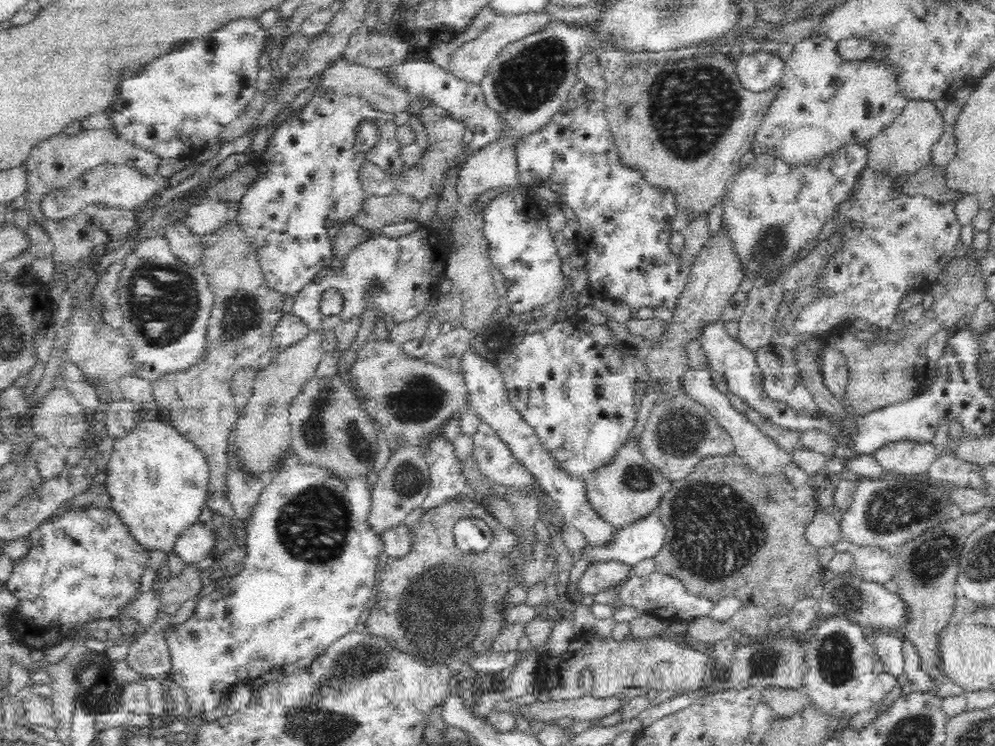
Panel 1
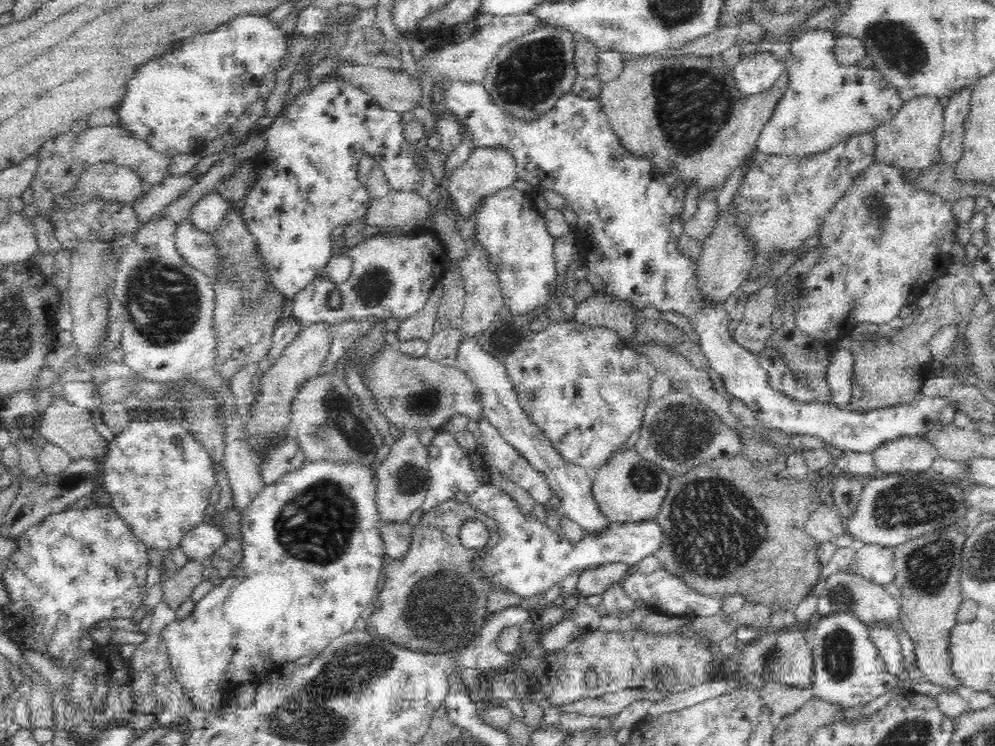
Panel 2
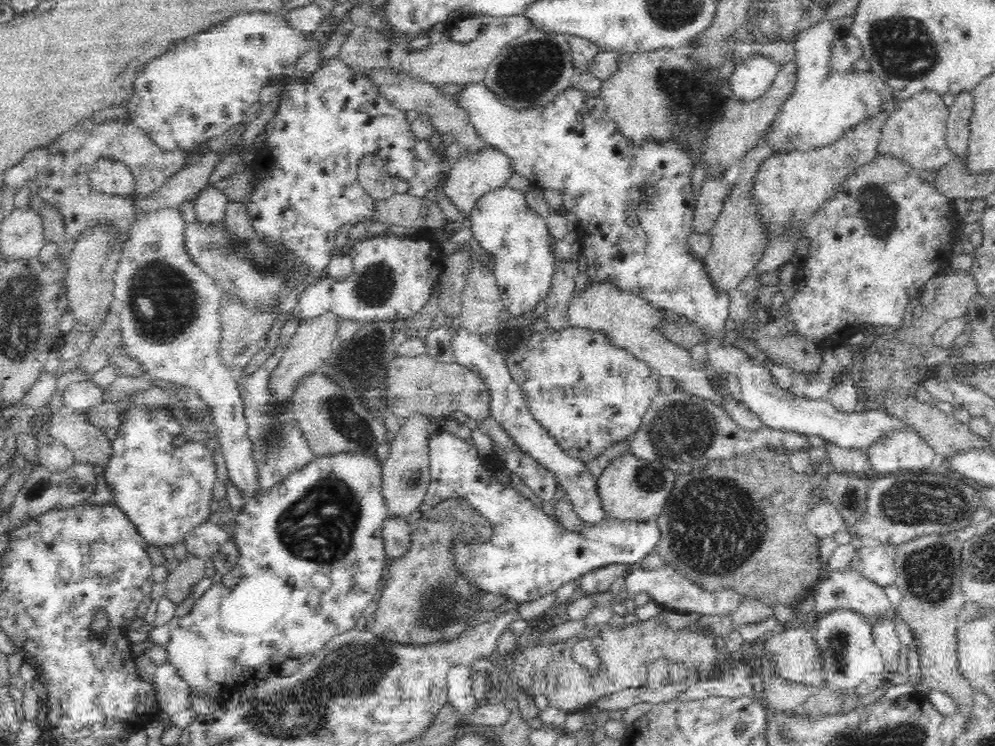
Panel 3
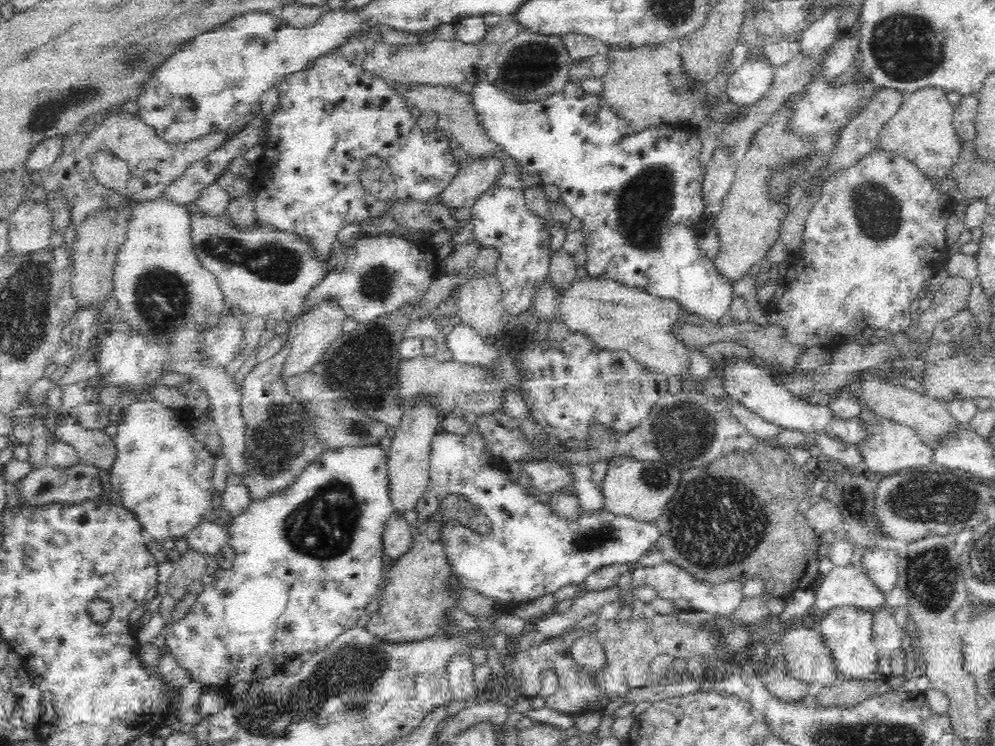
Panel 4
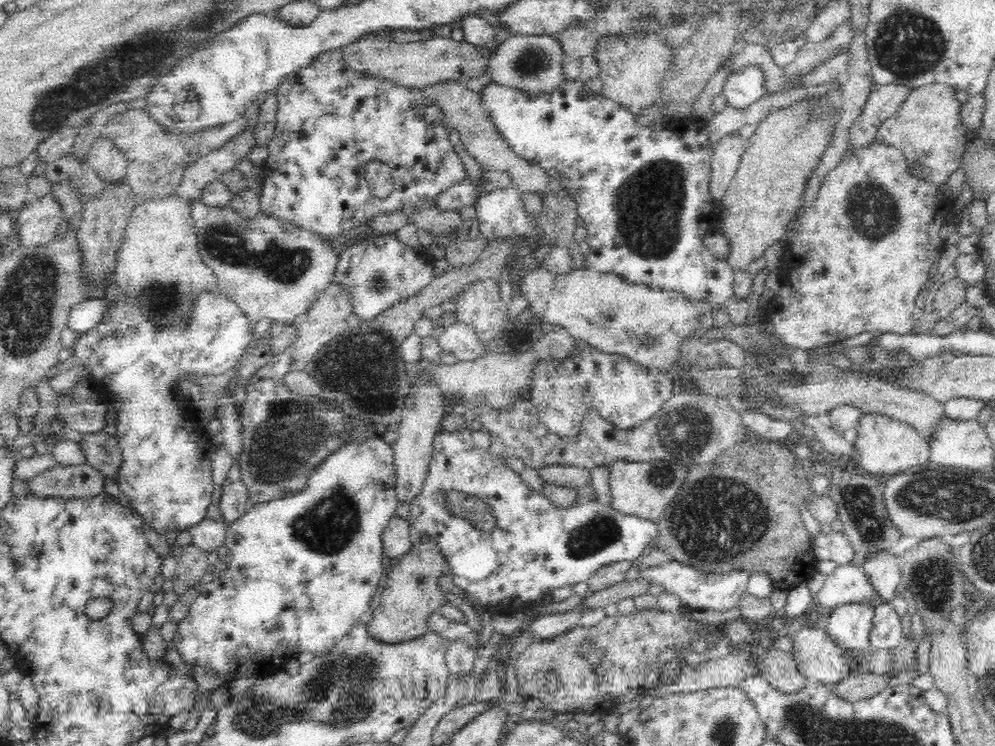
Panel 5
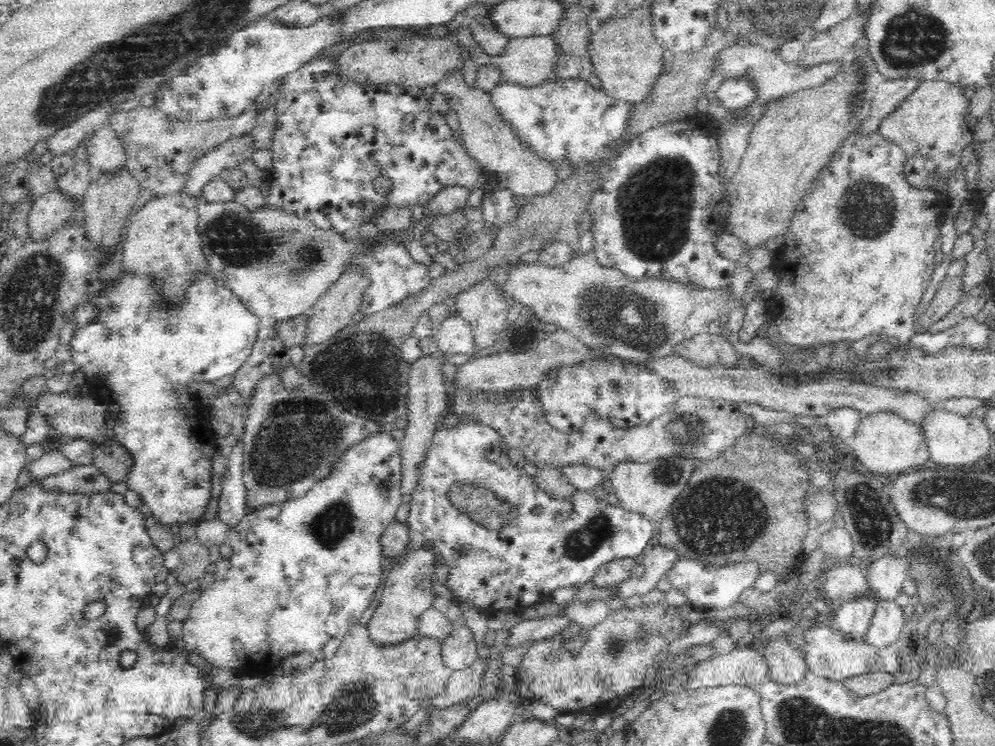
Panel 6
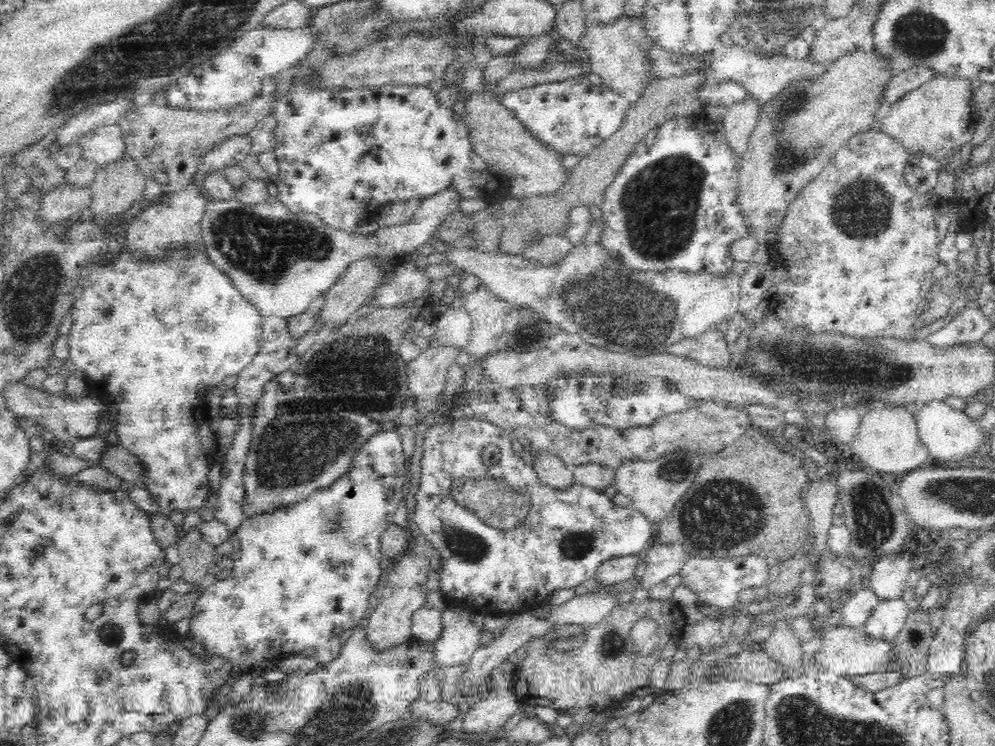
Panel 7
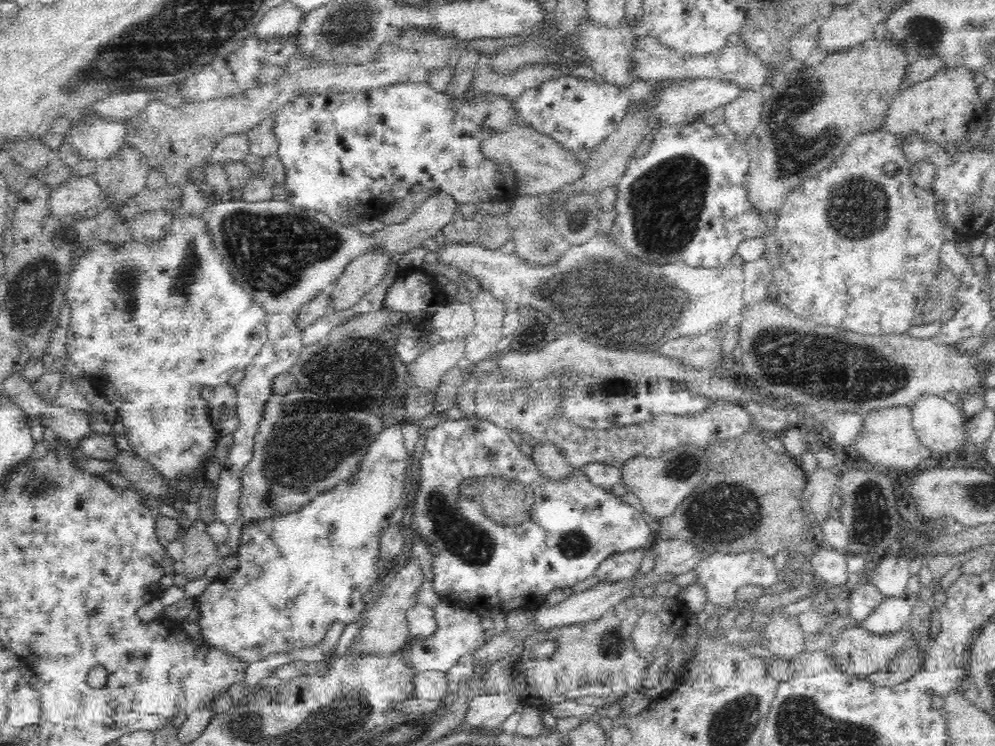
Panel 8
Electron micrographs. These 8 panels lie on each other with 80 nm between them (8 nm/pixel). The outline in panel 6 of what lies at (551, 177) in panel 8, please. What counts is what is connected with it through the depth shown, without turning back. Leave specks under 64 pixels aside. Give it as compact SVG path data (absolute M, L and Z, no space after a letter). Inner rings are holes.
M458 70L450 72L434 86L434 94L450 97L450 108L457 112L462 140L468 147L468 153L476 157L488 172L506 175L509 182L507 187L515 196L545 196L554 190L560 180L556 163L542 157L516 133L512 121L506 119L492 103L491 91L468 86Z

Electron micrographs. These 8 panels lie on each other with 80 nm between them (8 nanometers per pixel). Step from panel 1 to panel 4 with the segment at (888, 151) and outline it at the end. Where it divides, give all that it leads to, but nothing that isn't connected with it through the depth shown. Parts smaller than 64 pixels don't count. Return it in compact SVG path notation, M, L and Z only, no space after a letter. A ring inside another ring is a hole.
M936 86L905 94L898 112L880 129L877 146L904 155L932 180L947 178L950 170L958 164L962 148L966 145L960 143L954 127L954 108L947 92Z

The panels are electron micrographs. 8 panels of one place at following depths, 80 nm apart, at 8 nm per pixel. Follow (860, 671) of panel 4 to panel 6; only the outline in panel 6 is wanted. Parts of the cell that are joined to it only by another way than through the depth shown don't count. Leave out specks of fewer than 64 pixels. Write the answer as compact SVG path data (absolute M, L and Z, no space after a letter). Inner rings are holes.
M871 593L846 600L837 607L835 616L827 623L834 630L864 639L879 601Z

